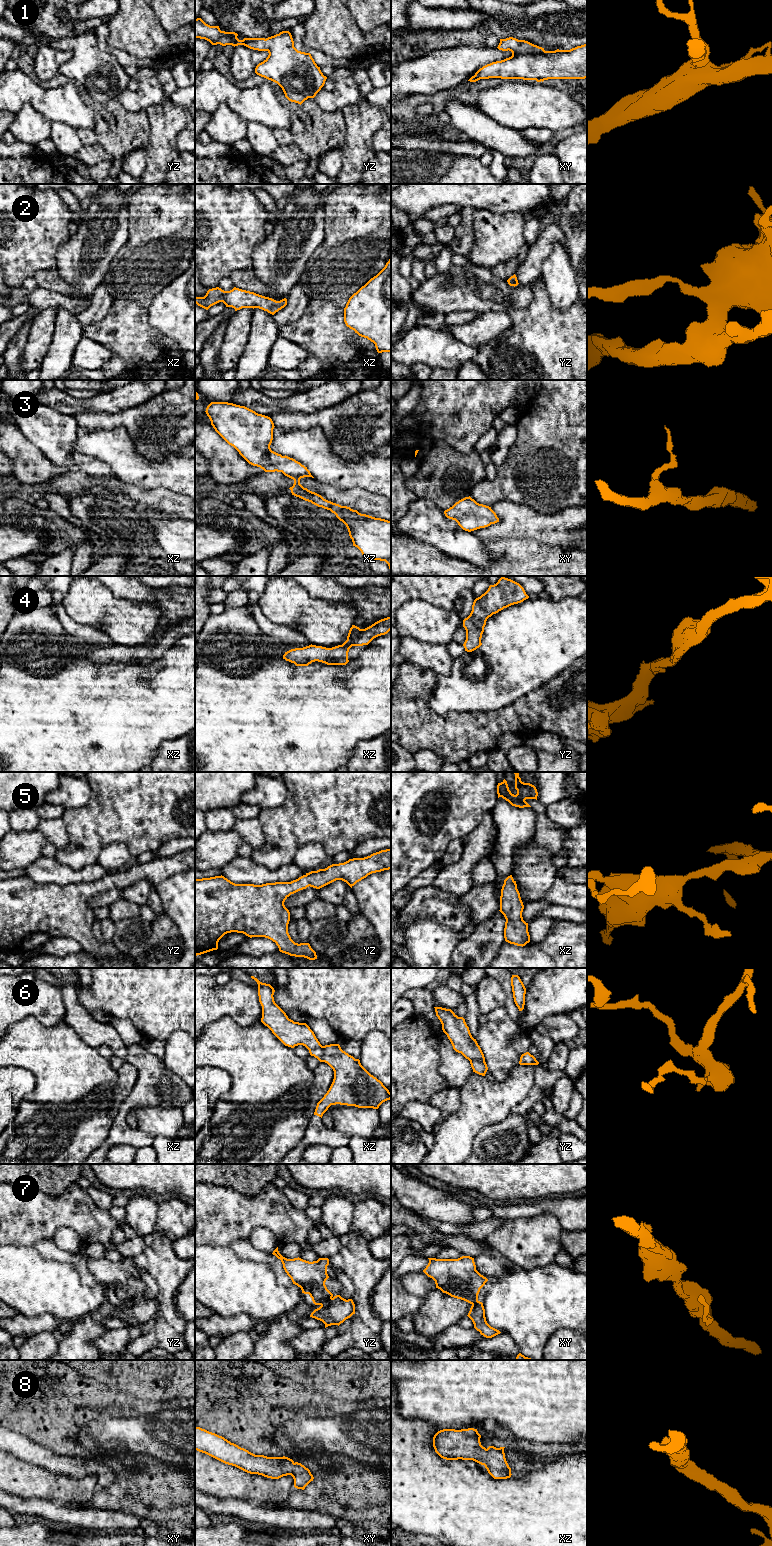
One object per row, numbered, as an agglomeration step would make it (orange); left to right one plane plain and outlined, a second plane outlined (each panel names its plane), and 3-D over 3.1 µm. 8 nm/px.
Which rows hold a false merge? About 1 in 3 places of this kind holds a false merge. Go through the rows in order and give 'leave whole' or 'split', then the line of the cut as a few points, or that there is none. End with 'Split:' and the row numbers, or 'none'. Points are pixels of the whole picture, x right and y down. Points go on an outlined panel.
1: leave whole | no cut
2: leave whole | no cut
3: leave whole | no cut
4: leave whole | no cut
5: leave whole | no cut
6: leave whole | no cut
7: leave whole | no cut
8: leave whole | no cut
Split: none

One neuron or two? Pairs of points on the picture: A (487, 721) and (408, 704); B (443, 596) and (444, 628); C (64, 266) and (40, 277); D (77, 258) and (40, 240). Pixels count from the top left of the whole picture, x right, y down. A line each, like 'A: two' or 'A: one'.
A: one
B: two
C: two
D: two

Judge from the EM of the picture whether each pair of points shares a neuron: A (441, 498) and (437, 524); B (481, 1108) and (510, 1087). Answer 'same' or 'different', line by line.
A: different
B: same

